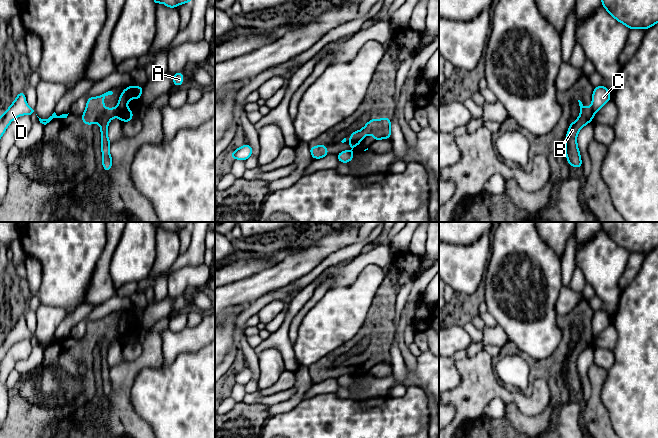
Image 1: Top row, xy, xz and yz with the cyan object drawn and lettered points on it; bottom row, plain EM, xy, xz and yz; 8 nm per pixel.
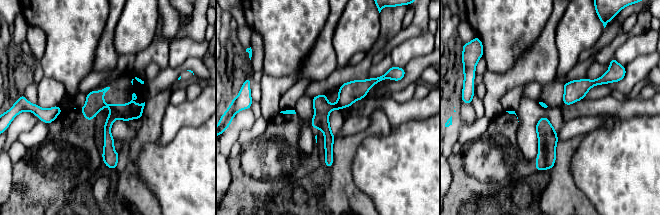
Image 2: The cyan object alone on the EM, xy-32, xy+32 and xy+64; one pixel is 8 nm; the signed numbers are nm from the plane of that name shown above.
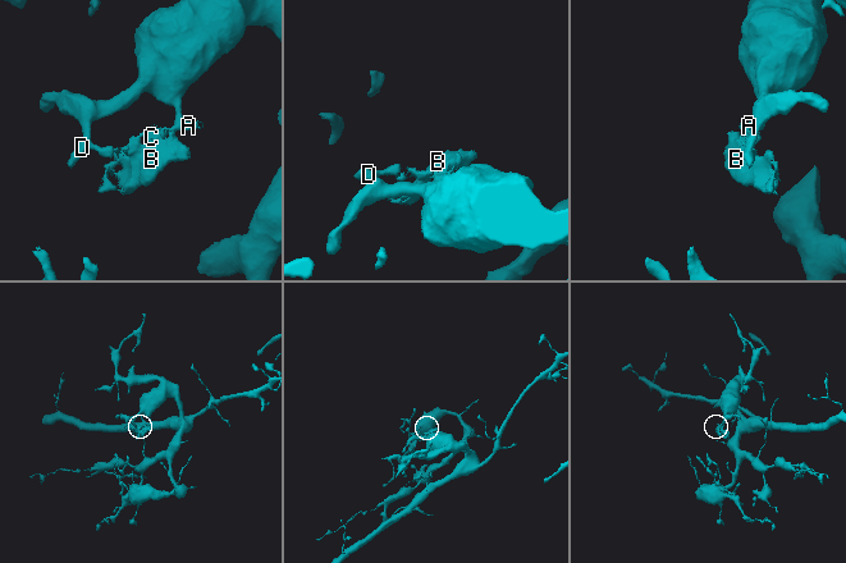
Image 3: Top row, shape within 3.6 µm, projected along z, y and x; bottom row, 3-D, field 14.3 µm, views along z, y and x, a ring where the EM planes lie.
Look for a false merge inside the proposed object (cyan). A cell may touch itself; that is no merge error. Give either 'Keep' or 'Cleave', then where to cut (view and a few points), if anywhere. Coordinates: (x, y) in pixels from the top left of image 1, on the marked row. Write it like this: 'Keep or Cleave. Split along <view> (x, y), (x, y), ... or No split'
Cleave. Split along xy (118, 106), (121, 108), (126, 107)

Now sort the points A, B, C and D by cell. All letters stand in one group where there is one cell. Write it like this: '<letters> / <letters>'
A C D / B

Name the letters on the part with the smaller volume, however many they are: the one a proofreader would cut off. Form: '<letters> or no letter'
B

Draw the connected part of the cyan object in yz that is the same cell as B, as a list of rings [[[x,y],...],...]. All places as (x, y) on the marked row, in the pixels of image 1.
[[[578,100],[580,106],[580,116],[570,123],[566,139],[565,139],[565,155],[570,166],[576,168],[582,168],[582,160],[577,145],[577,135],[580,129],[586,126],[594,119],[594,110],[592,107],[585,107],[580,100]]]

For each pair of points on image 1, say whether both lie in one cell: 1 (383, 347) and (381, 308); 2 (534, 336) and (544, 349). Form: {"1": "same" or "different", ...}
{"1": "same", "2": "same"}

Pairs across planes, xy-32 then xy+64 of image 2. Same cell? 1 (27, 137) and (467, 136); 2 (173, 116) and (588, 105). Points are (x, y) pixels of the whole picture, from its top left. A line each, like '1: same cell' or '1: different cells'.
1: same cell
2: same cell

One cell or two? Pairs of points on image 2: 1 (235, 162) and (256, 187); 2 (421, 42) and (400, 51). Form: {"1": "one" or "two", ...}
{"1": "one", "2": "one"}

